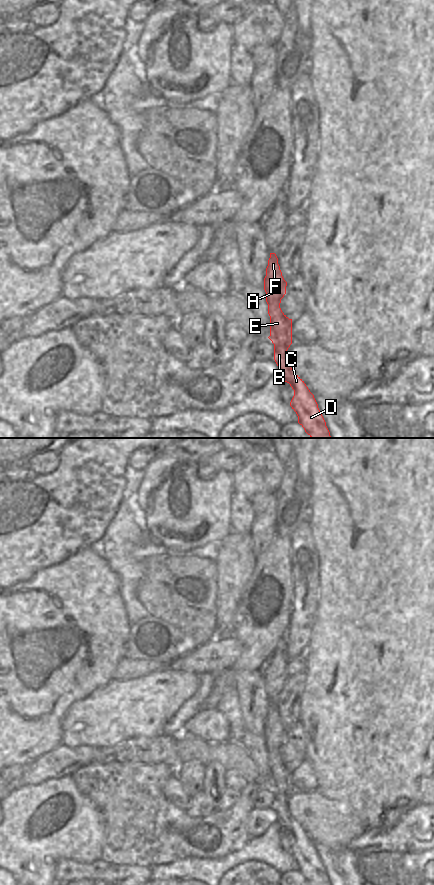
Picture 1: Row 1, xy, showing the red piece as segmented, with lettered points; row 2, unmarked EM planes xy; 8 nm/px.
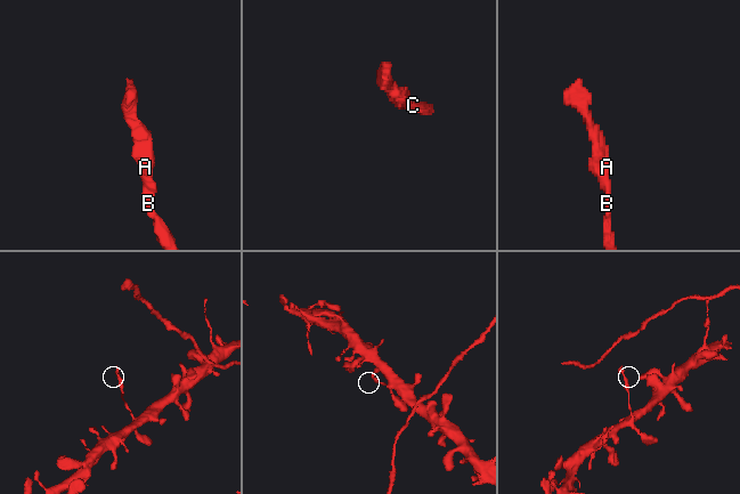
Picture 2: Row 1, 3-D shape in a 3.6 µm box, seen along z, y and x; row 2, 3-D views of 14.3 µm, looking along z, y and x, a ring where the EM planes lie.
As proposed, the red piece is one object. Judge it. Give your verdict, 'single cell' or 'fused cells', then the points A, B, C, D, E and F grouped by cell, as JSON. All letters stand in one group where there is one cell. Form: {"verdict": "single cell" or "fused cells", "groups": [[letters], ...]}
{"verdict": "single cell", "groups": [["A", "B", "C", "D", "E", "F"]]}

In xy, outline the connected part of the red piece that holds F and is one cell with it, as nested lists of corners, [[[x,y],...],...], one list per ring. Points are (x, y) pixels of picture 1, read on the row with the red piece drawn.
[[[270,253],[264,290],[270,316],[270,336],[274,344],[274,360],[278,366],[278,376],[290,384],[294,396],[290,406],[298,416],[298,423],[311,438],[331,438],[326,422],[318,408],[314,395],[304,381],[292,370],[288,356],[288,348],[292,344],[292,319],[289,319],[281,310],[281,299],[286,294],[287,282],[282,276],[278,258]]]

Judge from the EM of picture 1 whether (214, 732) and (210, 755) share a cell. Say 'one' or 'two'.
two

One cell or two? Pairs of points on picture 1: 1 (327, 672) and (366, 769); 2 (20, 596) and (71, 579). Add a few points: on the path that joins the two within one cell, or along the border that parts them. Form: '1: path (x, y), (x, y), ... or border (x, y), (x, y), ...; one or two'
1: path (330, 696), (354, 720), (354, 728), (366, 745); one
2: path (38, 610), (63, 610), (71, 602), (71, 597); one

